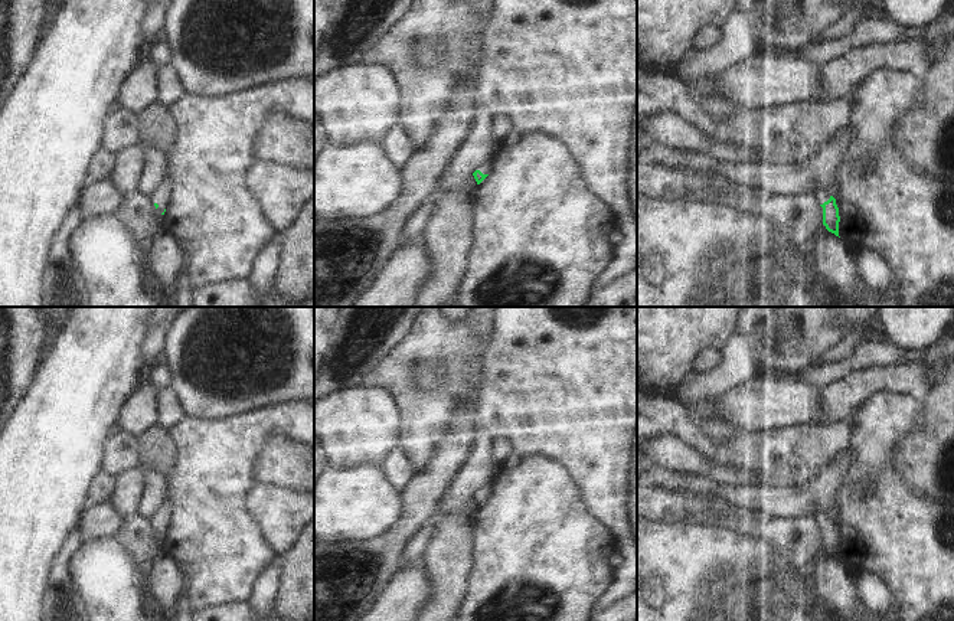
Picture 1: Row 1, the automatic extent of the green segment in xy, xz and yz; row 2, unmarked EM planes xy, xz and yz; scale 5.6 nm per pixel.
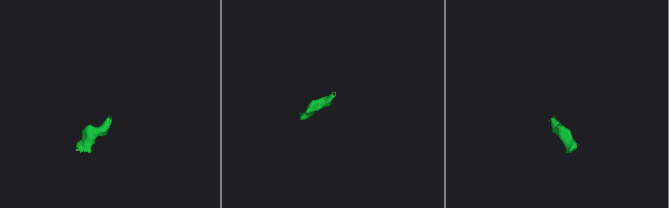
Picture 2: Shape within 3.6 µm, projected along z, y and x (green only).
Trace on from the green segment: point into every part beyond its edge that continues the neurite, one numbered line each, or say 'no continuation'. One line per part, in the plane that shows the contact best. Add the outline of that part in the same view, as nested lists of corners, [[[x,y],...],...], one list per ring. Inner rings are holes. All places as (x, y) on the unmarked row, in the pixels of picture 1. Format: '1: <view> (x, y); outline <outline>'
1: yz (820, 516); outline [[[819,509],[814,514],[813,514],[814,520],[817,522],[819,527],[823,527],[824,524],[827,524],[830,522],[830,514],[823,510]]]

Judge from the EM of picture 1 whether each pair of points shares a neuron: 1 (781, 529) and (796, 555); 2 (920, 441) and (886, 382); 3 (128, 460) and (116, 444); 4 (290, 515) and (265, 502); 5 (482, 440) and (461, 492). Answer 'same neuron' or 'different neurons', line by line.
1: same neuron
2: different neurons
3: same neuron
4: same neuron
5: same neuron

